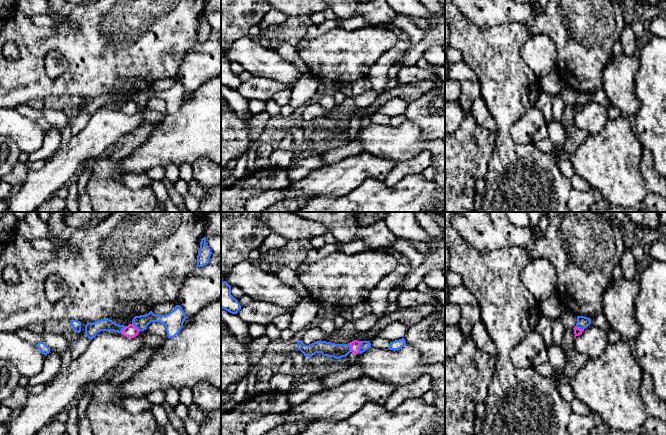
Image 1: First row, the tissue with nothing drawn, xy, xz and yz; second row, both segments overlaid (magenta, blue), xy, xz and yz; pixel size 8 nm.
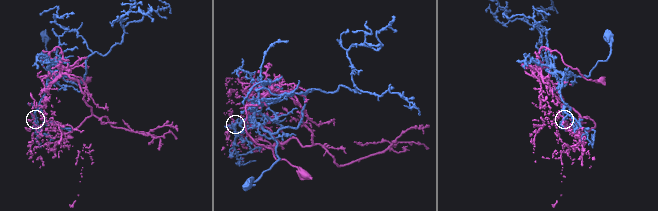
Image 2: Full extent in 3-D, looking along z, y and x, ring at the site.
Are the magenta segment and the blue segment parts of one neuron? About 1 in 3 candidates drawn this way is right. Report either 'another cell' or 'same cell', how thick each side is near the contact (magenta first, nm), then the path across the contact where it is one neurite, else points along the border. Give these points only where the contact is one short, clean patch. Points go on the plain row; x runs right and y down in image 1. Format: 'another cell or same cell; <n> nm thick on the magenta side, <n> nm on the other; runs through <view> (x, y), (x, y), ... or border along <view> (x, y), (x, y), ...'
another cell; 80 nm thick on the magenta side, 80 nm on the other

